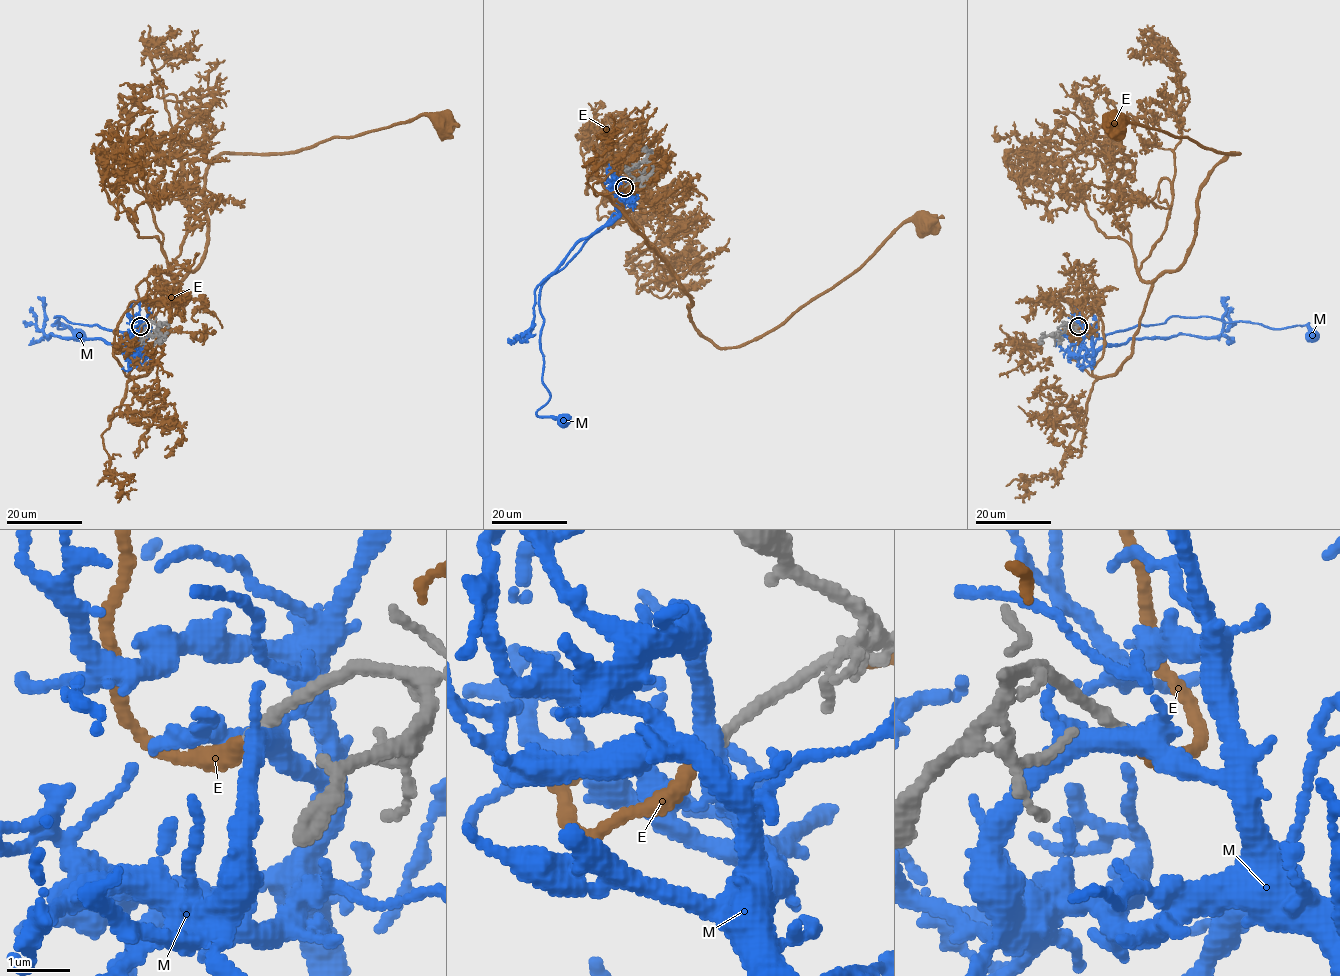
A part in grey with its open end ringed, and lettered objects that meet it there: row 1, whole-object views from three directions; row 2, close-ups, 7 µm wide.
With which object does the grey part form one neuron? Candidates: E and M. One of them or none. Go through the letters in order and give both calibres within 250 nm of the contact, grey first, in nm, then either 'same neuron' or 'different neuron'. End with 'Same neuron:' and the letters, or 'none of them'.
E: calibres 170 and 300 nm; same neuron
M: calibres 190 and 320 nm; different neuron
Same neuron: E

